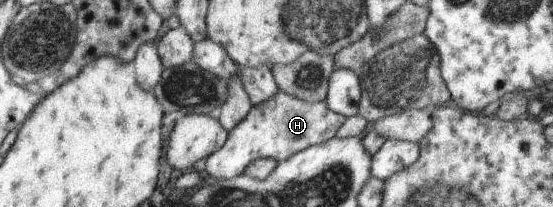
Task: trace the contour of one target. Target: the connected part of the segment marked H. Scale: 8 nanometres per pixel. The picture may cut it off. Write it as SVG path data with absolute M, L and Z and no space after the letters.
M278 90L270 100L253 106L240 123L228 132L224 146L210 154L206 160L204 176L209 180L224 180L240 176L250 162L273 158L282 162L317 144L336 137L346 122L346 117L328 108L325 100L306 102L284 90Z

